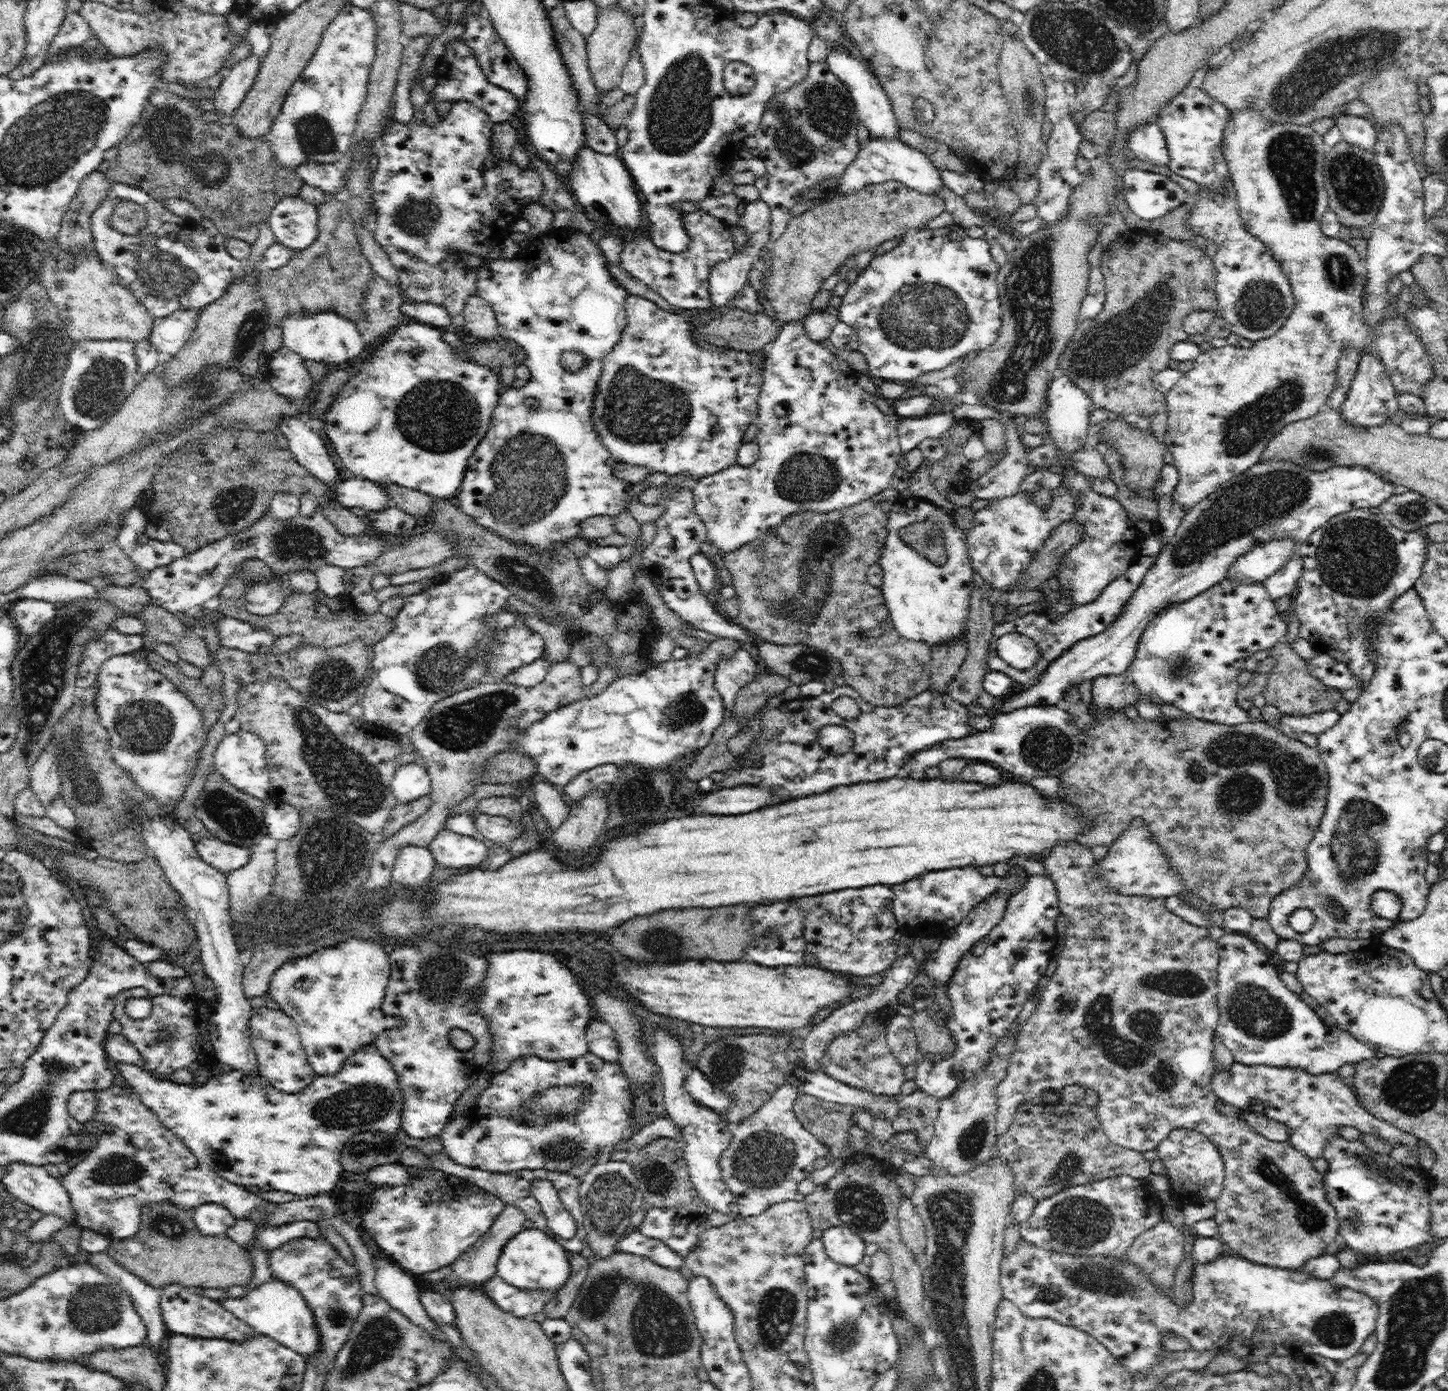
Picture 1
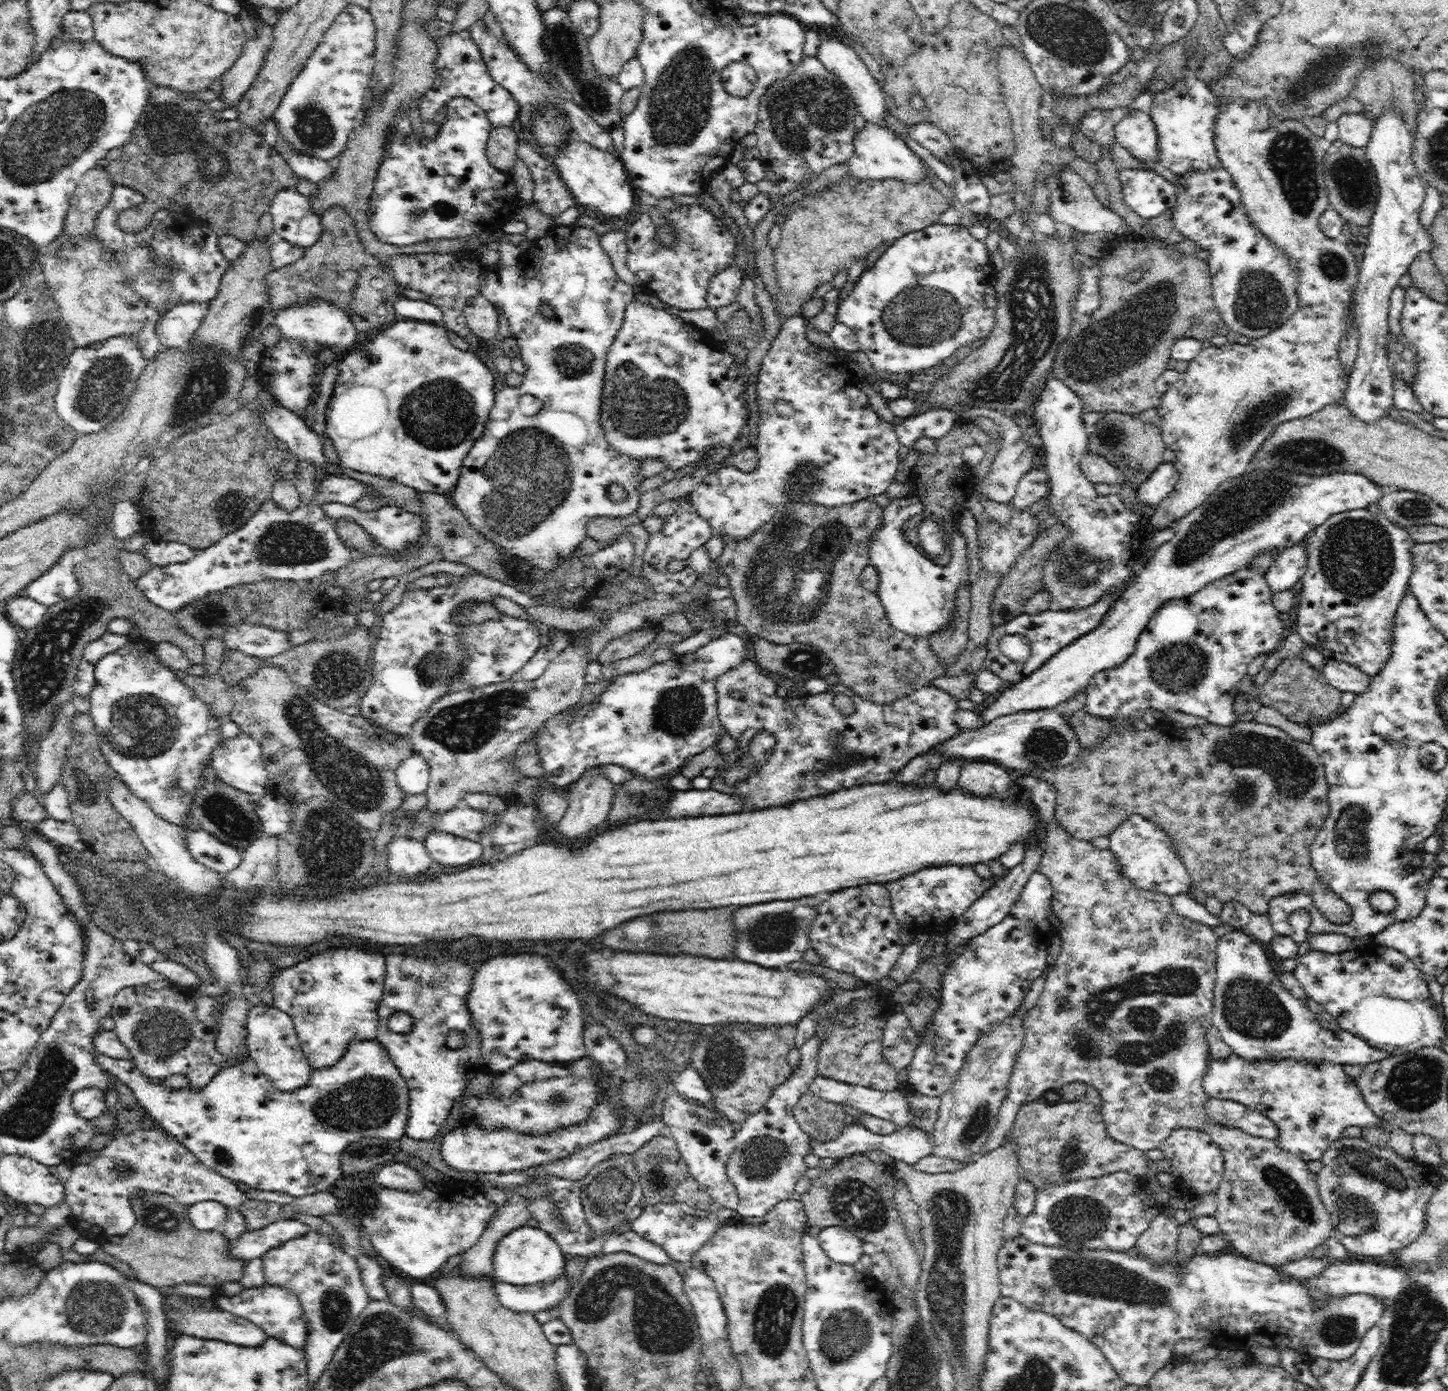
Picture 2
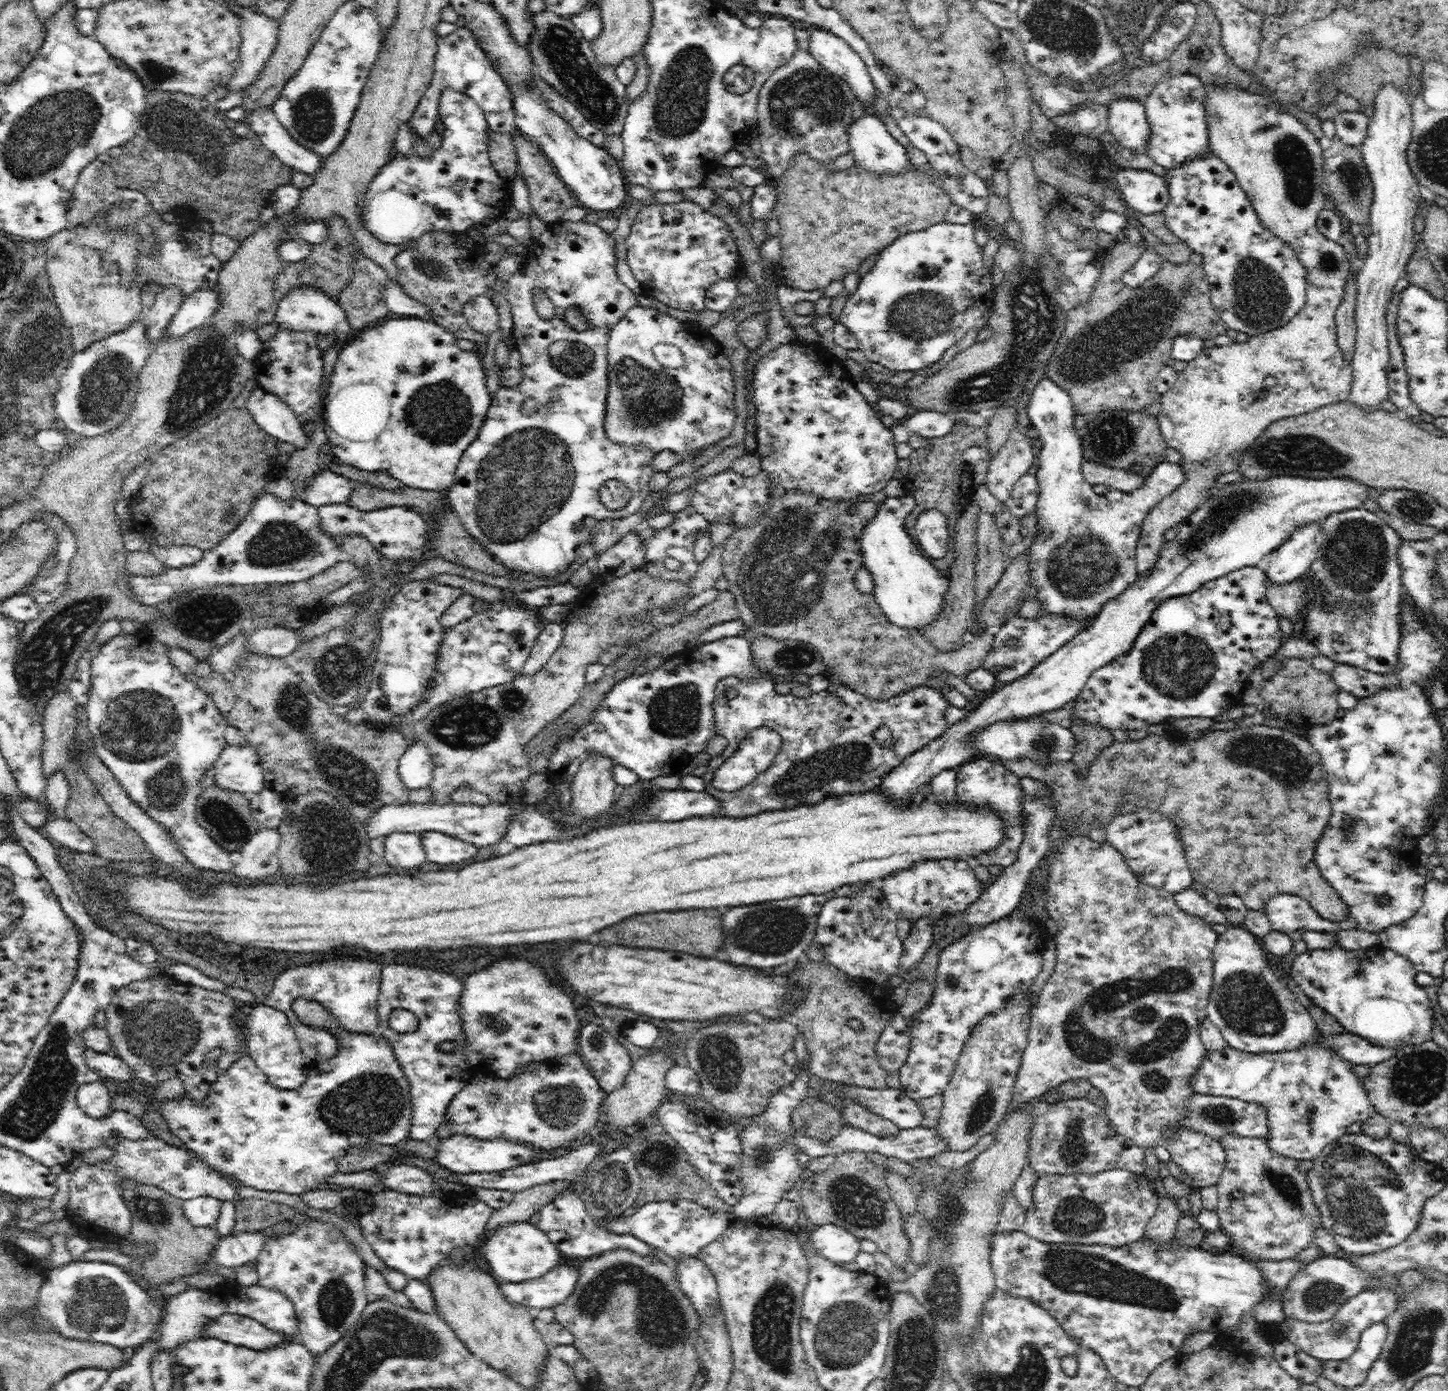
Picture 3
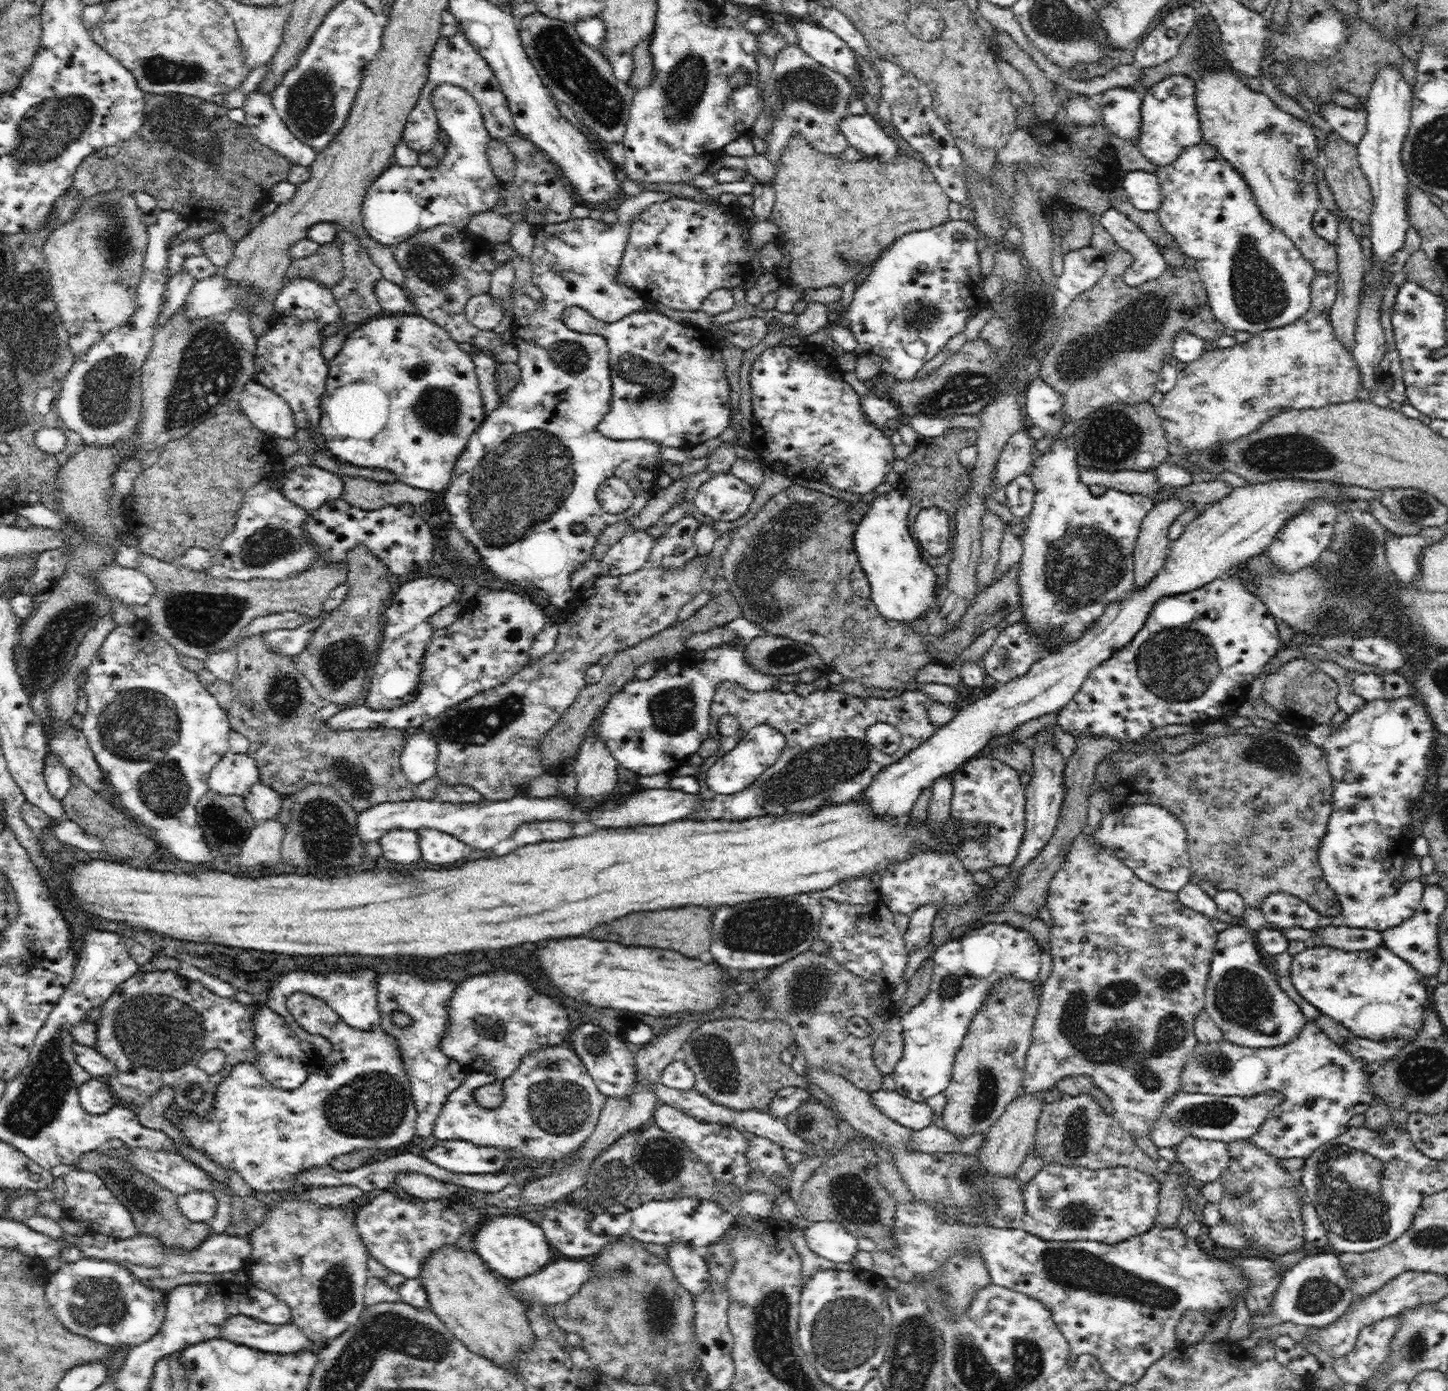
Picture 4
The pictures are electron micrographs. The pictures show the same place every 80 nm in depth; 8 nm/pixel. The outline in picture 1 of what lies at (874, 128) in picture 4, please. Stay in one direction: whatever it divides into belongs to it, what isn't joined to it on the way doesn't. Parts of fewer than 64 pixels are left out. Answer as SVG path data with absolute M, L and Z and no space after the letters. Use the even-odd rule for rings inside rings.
M872 139L865 145L862 144L857 158L846 168L838 188L835 192L838 194L850 194L858 192L866 184L880 184L890 180L904 183L908 188L912 188L922 194L931 194L942 192L944 182L940 177L937 168L930 162L924 152L910 148L902 141L886 141L886 139Z

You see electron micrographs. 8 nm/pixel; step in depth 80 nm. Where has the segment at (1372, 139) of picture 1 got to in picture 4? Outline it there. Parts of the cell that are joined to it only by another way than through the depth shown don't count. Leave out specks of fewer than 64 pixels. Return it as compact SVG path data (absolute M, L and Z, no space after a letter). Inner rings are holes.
M1334 102L1318 105L1320 115L1326 120L1330 131L1336 132L1342 139L1350 144L1358 145L1367 128L1367 111L1348 109L1337 106Z

